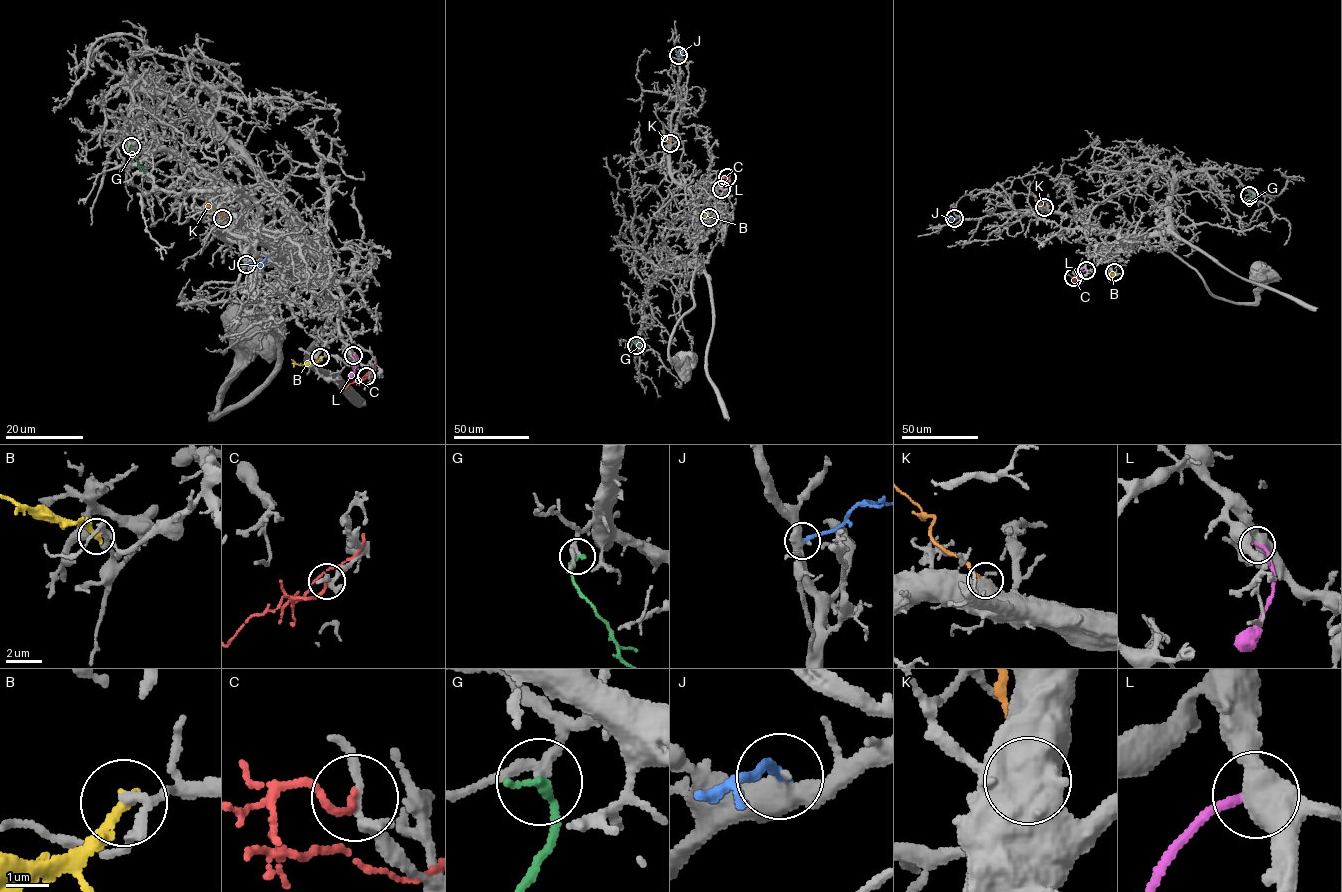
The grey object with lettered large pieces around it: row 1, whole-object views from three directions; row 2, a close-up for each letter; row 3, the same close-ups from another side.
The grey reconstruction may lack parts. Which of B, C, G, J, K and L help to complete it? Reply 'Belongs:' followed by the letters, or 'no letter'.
Belongs: no letter

